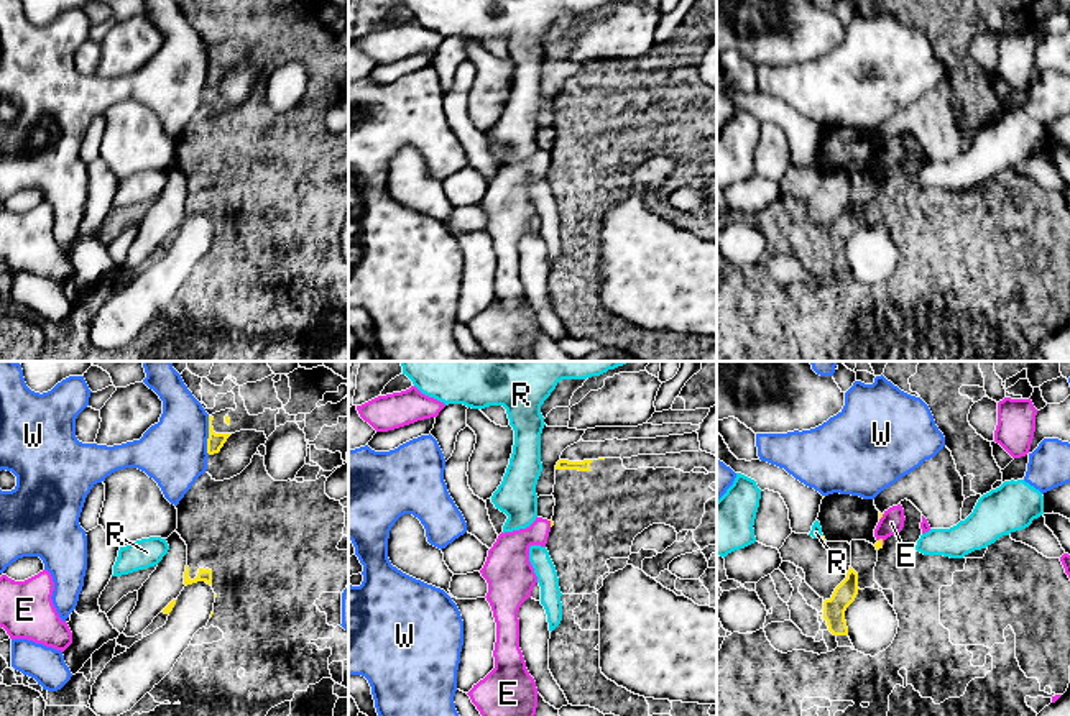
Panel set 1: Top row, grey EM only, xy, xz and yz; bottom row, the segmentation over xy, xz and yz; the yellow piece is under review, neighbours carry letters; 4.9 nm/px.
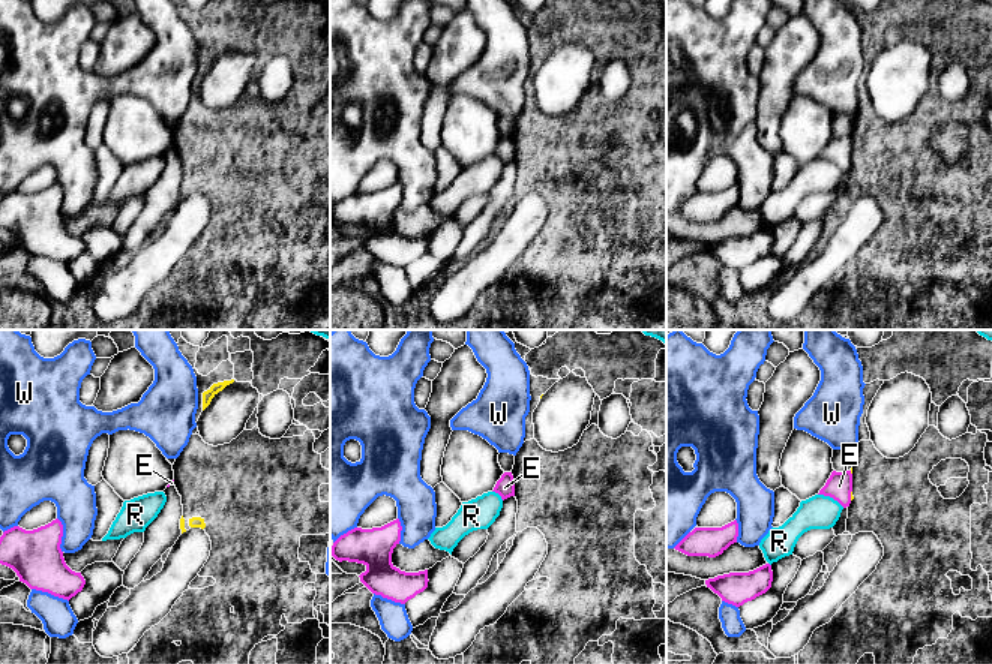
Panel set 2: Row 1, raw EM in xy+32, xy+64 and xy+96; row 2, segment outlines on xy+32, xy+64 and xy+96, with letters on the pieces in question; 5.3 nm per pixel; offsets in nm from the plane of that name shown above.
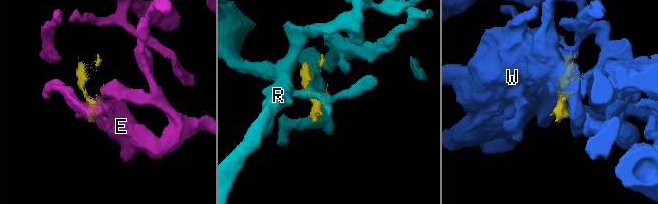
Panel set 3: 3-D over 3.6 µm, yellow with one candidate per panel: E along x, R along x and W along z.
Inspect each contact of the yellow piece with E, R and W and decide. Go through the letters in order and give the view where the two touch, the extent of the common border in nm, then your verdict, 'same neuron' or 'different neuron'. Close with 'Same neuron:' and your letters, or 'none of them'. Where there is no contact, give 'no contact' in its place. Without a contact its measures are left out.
E: yz | 40 nm | different neuron
R: no contact | different neuron
W: xy | 190 nm | different neuron
Same neuron: none of them

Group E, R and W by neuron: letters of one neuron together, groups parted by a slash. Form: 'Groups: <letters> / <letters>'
Groups: E / R / W

